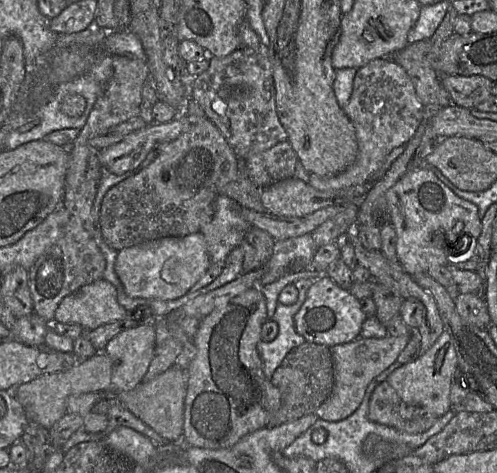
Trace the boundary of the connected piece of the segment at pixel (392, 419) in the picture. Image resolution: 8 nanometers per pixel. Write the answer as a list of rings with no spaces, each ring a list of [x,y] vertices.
[[[384,380],[370,396],[368,418],[402,432],[418,434],[431,428],[438,417],[422,407],[405,403]]]

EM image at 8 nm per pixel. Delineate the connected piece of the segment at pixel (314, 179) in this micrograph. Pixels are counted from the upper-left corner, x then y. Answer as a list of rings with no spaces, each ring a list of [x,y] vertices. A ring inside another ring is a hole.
[[[376,58],[357,69],[351,97],[343,110],[355,128],[358,155],[350,166],[335,175],[321,177],[310,174],[309,185],[320,191],[367,183],[386,156],[395,147],[406,145],[413,137],[423,119],[424,106],[405,69],[391,58]]]

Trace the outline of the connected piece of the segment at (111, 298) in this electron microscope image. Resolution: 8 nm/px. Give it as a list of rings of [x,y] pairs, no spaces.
[[[100,279],[66,296],[55,311],[59,323],[76,323],[86,331],[127,318],[127,310],[117,300],[117,289]]]

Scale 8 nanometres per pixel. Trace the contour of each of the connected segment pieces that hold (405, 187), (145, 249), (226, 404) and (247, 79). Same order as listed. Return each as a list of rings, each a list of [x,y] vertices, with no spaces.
[[[410,169],[393,186],[386,191],[391,224],[396,233],[396,255],[398,262],[409,275],[426,272],[431,265],[447,266],[447,252],[453,257],[465,255],[473,239],[477,239],[481,232],[481,219],[475,204],[458,197],[429,169]]]
[[[202,233],[162,237],[118,252],[114,269],[125,293],[133,298],[173,300],[185,295],[209,268],[207,244]]]
[[[253,287],[231,298],[202,318],[193,343],[196,353],[188,367],[188,386],[184,404],[184,446],[226,449],[245,435],[265,428],[281,404],[281,392],[265,376],[257,344],[263,324],[268,320],[266,299],[260,287]]]
[[[238,47],[225,57],[211,57],[206,71],[198,75],[193,83],[191,98],[203,109],[206,116],[215,124],[240,160],[265,151],[279,142],[288,140],[287,132],[280,123],[275,106],[275,88],[272,66],[268,58],[268,48]]]

